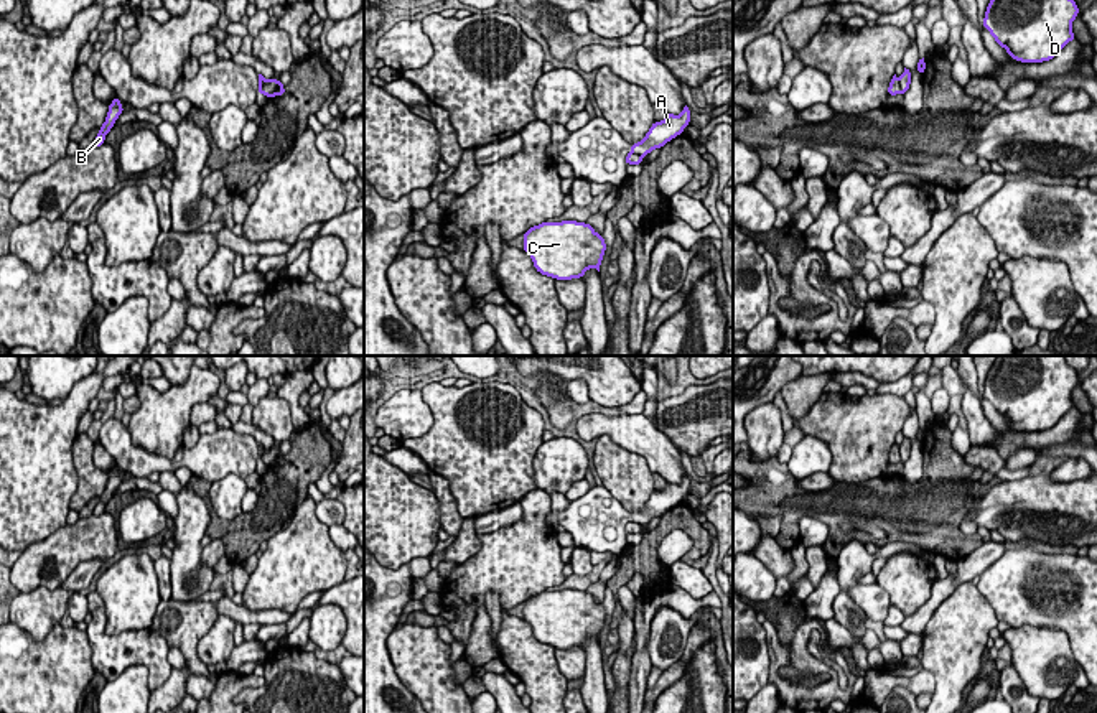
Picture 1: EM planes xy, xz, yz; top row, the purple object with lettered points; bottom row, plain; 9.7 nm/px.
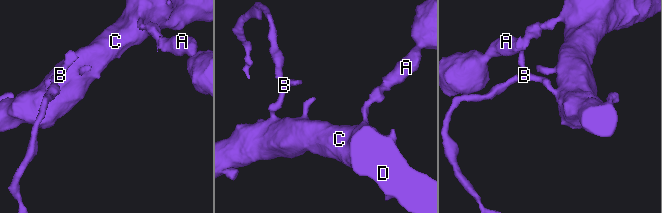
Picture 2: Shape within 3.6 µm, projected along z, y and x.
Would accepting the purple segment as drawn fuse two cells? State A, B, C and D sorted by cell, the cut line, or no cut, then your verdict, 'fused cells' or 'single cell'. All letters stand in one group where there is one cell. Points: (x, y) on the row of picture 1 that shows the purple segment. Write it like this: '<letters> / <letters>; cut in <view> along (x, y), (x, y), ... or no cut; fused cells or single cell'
A / B C D; cut in yz along (898, 79), (900, 93); fused cells

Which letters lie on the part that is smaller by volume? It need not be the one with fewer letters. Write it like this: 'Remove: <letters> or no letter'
Remove: A

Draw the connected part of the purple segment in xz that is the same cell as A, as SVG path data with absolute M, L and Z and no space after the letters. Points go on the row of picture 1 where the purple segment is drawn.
M685 105L680 115L665 114L662 122L654 120L646 137L637 143L631 143L631 153L646 156L652 150L662 148L667 142L680 135L687 125L690 125L690 114L692 110Z

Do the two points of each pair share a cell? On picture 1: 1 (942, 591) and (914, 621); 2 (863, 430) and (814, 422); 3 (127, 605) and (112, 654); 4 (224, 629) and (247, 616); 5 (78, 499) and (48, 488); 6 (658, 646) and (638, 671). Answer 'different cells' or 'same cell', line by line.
1: same cell
2: same cell
3: different cells
4: different cells
5: different cells
6: different cells

